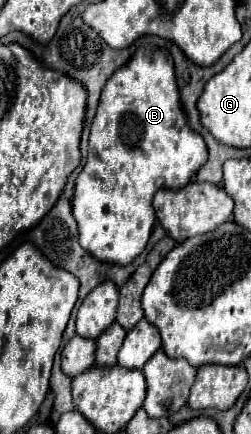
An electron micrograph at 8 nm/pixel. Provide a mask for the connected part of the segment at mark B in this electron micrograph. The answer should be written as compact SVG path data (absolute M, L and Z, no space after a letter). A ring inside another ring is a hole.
M137 49L137 53L119 67L103 87L91 127L87 163L77 175L73 217L79 227L81 247L105 263L127 265L133 261L145 249L153 229L155 211L151 201L155 191L159 191L159 177L165 187L181 189L195 177L197 169L205 163L205 157L205 141L193 133L181 107L171 53L165 49Z

